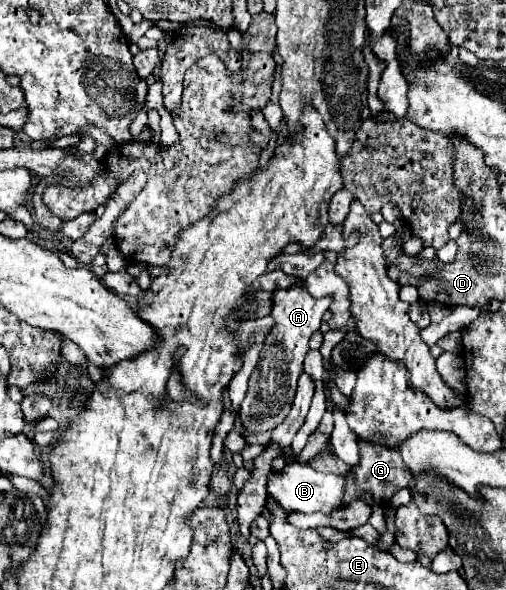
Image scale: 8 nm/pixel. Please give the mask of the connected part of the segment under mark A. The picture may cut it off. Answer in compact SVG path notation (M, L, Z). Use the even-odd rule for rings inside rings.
M295 287L295 289L277 289L273 293L273 311L271 317L275 319L275 327L271 335L265 341L263 353L259 357L259 363L249 379L247 395L239 409L239 419L253 427L253 423L261 423L261 431L271 431L277 425L283 423L283 417L287 417L295 389L297 379L303 373L303 359L309 351L309 339L319 329L323 313L329 309L331 299L313 299L307 293L307 287Z

